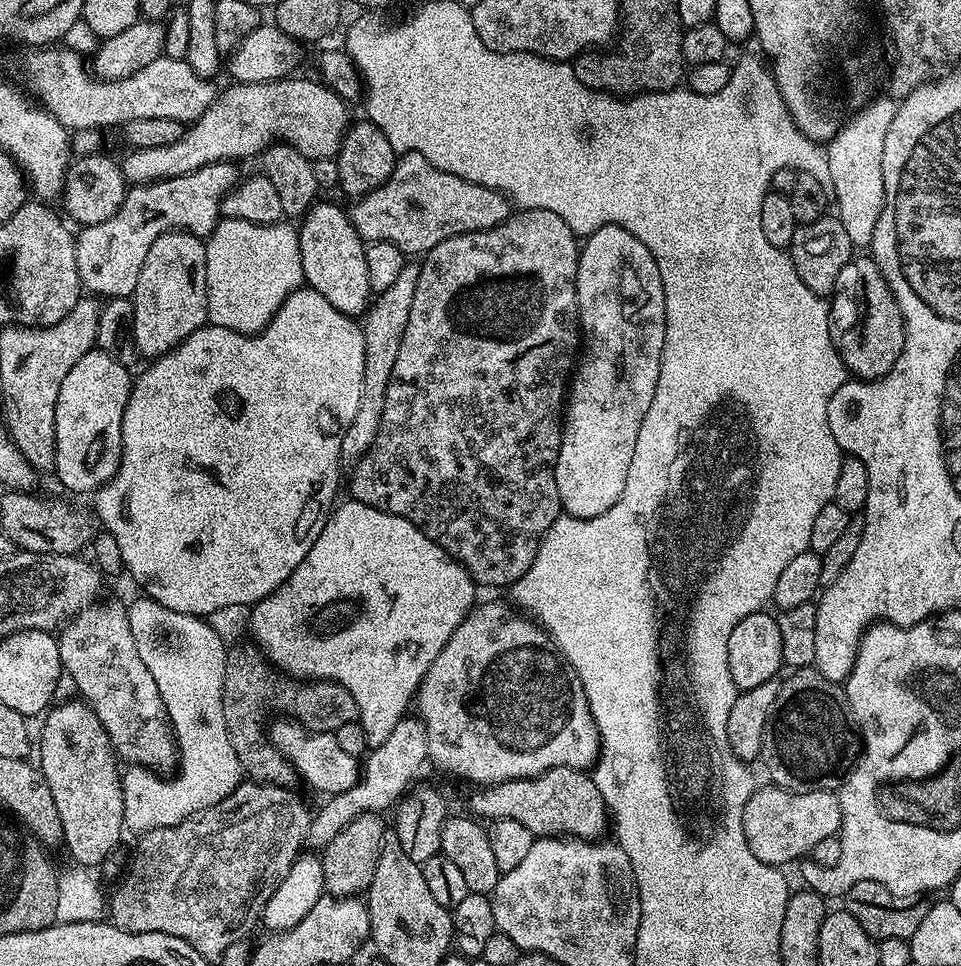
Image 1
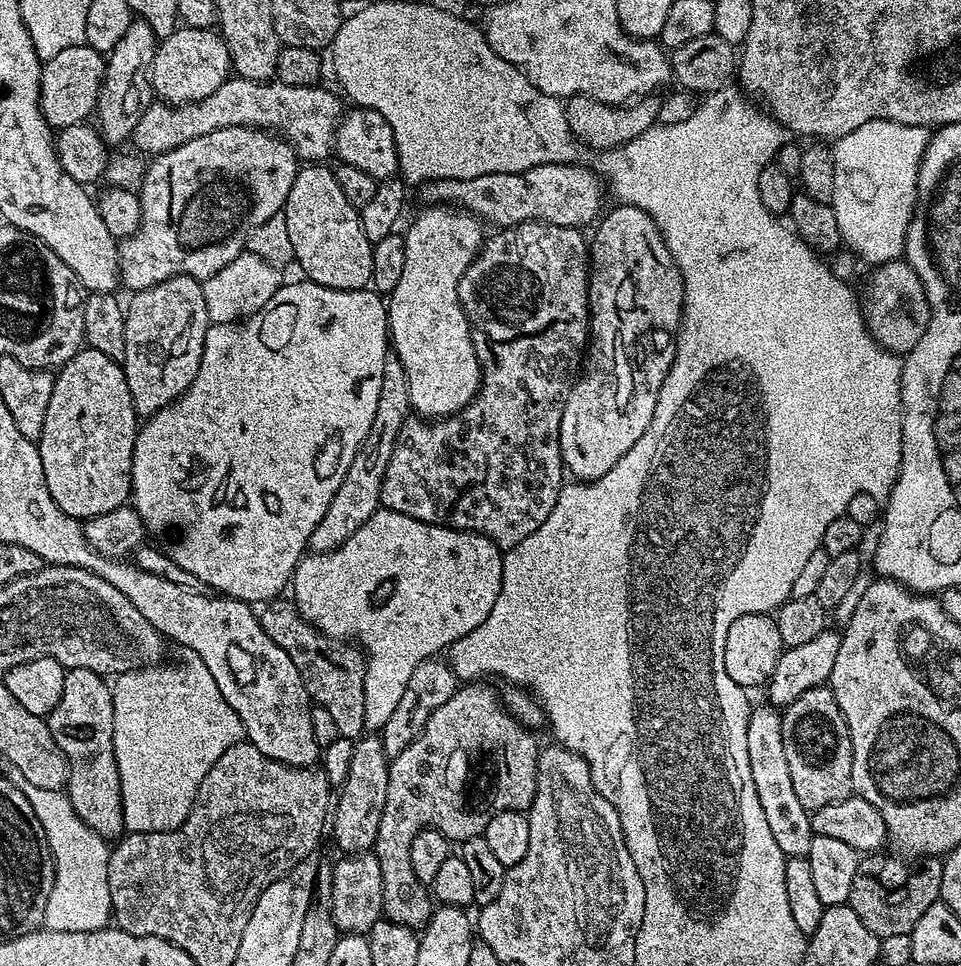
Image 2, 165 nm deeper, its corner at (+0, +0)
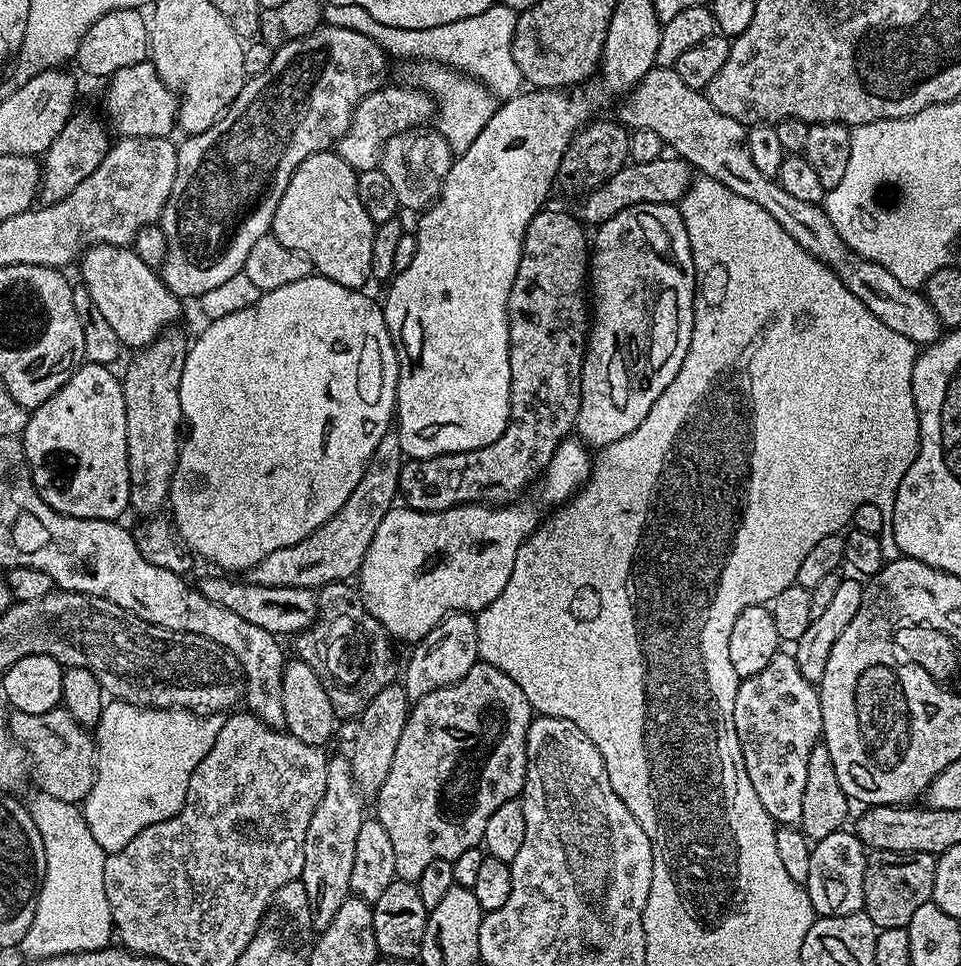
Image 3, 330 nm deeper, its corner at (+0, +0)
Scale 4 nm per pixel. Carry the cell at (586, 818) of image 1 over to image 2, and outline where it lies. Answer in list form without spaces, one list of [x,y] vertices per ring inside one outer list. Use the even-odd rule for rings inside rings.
[[[468,682],[463,686],[457,687],[456,693],[450,698],[450,702],[442,702],[442,706],[438,706],[438,710],[434,710],[434,714],[430,714],[426,726],[414,738],[414,742],[410,742],[410,746],[406,746],[406,750],[402,750],[402,754],[391,757],[388,765],[386,806],[382,806],[382,822],[378,822],[378,838],[374,845],[374,851],[378,858],[378,866],[382,866],[384,916],[407,928],[422,930],[428,924],[428,920],[432,917],[434,911],[434,900],[430,895],[429,889],[418,878],[418,874],[414,874],[414,869],[410,866],[410,846],[414,842],[416,835],[423,828],[436,828],[441,834],[448,837],[449,841],[456,842],[461,839],[460,832],[456,829],[459,824],[483,826],[486,822],[490,822],[490,818],[494,818],[494,814],[498,814],[499,812],[514,810],[515,812],[527,813],[528,807],[534,802],[534,794],[536,793],[536,760],[540,756],[538,743],[536,744],[535,738],[532,737],[535,735],[511,716],[508,709],[504,707],[501,693],[499,691],[496,693],[494,689],[487,688],[484,684],[487,683]]]

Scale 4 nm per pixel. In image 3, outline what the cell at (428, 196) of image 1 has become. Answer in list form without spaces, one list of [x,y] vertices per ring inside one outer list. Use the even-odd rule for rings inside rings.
[[[661,158],[641,164],[629,162],[618,169],[605,184],[599,184],[587,193],[585,200],[588,201],[584,204],[583,223],[588,226],[605,224],[610,218],[614,218],[614,214],[639,204],[675,205],[688,193],[688,188],[694,179],[694,172],[688,161],[679,158],[668,159]]]

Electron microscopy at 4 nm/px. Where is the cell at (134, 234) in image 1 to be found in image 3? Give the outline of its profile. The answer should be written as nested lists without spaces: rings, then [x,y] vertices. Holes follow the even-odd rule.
[[[333,24],[318,27],[310,34],[306,34],[306,38],[279,45],[275,49],[270,66],[266,67],[262,74],[251,77],[245,83],[238,98],[234,98],[234,102],[226,109],[224,115],[214,122],[214,126],[210,126],[202,134],[188,136],[184,138],[184,141],[179,141],[176,149],[176,157],[178,158],[176,181],[170,190],[170,198],[164,207],[164,214],[158,221],[166,234],[166,258],[164,265],[158,271],[161,280],[170,291],[181,298],[187,298],[187,296],[199,298],[202,294],[206,294],[206,290],[214,290],[214,286],[218,286],[221,282],[234,278],[234,274],[244,271],[244,263],[246,258],[250,256],[254,242],[258,238],[269,235],[272,231],[274,210],[278,210],[278,202],[282,202],[282,194],[286,194],[286,186],[290,182],[294,170],[298,170],[298,166],[307,156],[329,151],[336,141],[341,140],[350,126],[354,110],[362,102],[362,98],[366,98],[385,87],[387,80],[384,79],[388,76],[388,63],[390,63],[388,53],[378,46],[376,40],[366,38],[366,34],[358,34],[358,30],[346,30],[342,26],[334,26]]]

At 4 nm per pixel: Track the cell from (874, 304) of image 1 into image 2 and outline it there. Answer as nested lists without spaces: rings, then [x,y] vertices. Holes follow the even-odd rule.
[[[903,258],[885,259],[883,264],[877,264],[871,269],[868,281],[864,284],[864,296],[860,300],[860,311],[870,334],[886,351],[897,354],[907,354],[918,346],[922,334],[926,334],[930,322],[930,302],[926,298],[926,290],[914,274],[907,260]]]

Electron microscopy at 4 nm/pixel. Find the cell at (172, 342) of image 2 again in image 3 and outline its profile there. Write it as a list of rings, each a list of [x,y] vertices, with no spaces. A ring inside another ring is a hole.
[[[165,330],[158,339],[146,348],[139,349],[136,356],[128,364],[128,369],[122,372],[124,397],[126,398],[126,458],[130,470],[131,511],[137,512],[140,518],[151,518],[161,511],[160,507],[168,504],[168,491],[172,486],[172,475],[176,473],[176,463],[180,460],[180,419],[184,416],[185,405],[182,403],[182,378],[184,363],[190,347],[189,337],[184,337],[176,330]]]

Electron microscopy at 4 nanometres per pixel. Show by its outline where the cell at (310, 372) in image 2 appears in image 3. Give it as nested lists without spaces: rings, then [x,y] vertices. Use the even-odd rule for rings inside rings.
[[[311,274],[302,278],[301,281],[292,282],[289,285],[261,294],[258,302],[246,306],[246,310],[238,310],[234,314],[226,314],[226,318],[218,318],[217,320],[205,323],[203,325],[205,328],[201,330],[200,337],[197,340],[193,339],[191,341],[188,357],[182,370],[182,378],[185,382],[196,380],[196,389],[185,387],[182,396],[185,401],[196,399],[196,433],[189,440],[187,437],[180,445],[180,460],[176,463],[176,473],[172,475],[172,486],[168,491],[168,504],[170,509],[172,508],[172,512],[170,511],[171,519],[174,521],[177,530],[180,531],[180,537],[183,538],[185,545],[197,557],[199,557],[198,555],[205,556],[210,563],[217,564],[220,567],[217,569],[223,570],[228,574],[240,574],[236,572],[244,571],[244,573],[247,573],[255,568],[258,562],[262,562],[262,558],[266,558],[266,554],[274,554],[274,550],[282,550],[286,546],[294,546],[294,542],[302,542],[302,538],[306,538],[311,532],[318,530],[318,526],[322,526],[330,517],[338,514],[338,510],[342,510],[346,498],[350,498],[350,494],[354,494],[354,486],[358,486],[358,482],[362,482],[362,474],[366,470],[374,450],[378,450],[378,442],[382,442],[382,438],[393,427],[396,410],[396,387],[400,381],[400,359],[396,356],[396,348],[392,345],[392,335],[388,333],[388,327],[384,321],[383,307],[377,301],[375,304],[366,293],[367,291],[364,290],[342,286],[325,276]]]

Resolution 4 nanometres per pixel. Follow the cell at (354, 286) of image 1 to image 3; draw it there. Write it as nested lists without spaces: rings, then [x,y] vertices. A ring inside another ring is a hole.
[[[335,150],[307,156],[294,170],[286,194],[282,194],[278,210],[274,210],[270,235],[282,246],[303,255],[319,275],[360,290],[372,275],[370,254],[376,225],[356,193],[357,175]]]

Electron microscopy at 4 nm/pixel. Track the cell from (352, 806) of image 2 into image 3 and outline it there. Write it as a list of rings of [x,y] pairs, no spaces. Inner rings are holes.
[[[393,682],[370,701],[370,706],[358,718],[360,724],[356,728],[356,741],[352,744],[352,777],[361,797],[375,798],[382,790],[382,782],[386,782],[386,774],[390,774],[390,766],[394,766],[394,750],[398,750],[398,738],[402,738],[402,730],[408,721],[410,701],[403,683]]]

